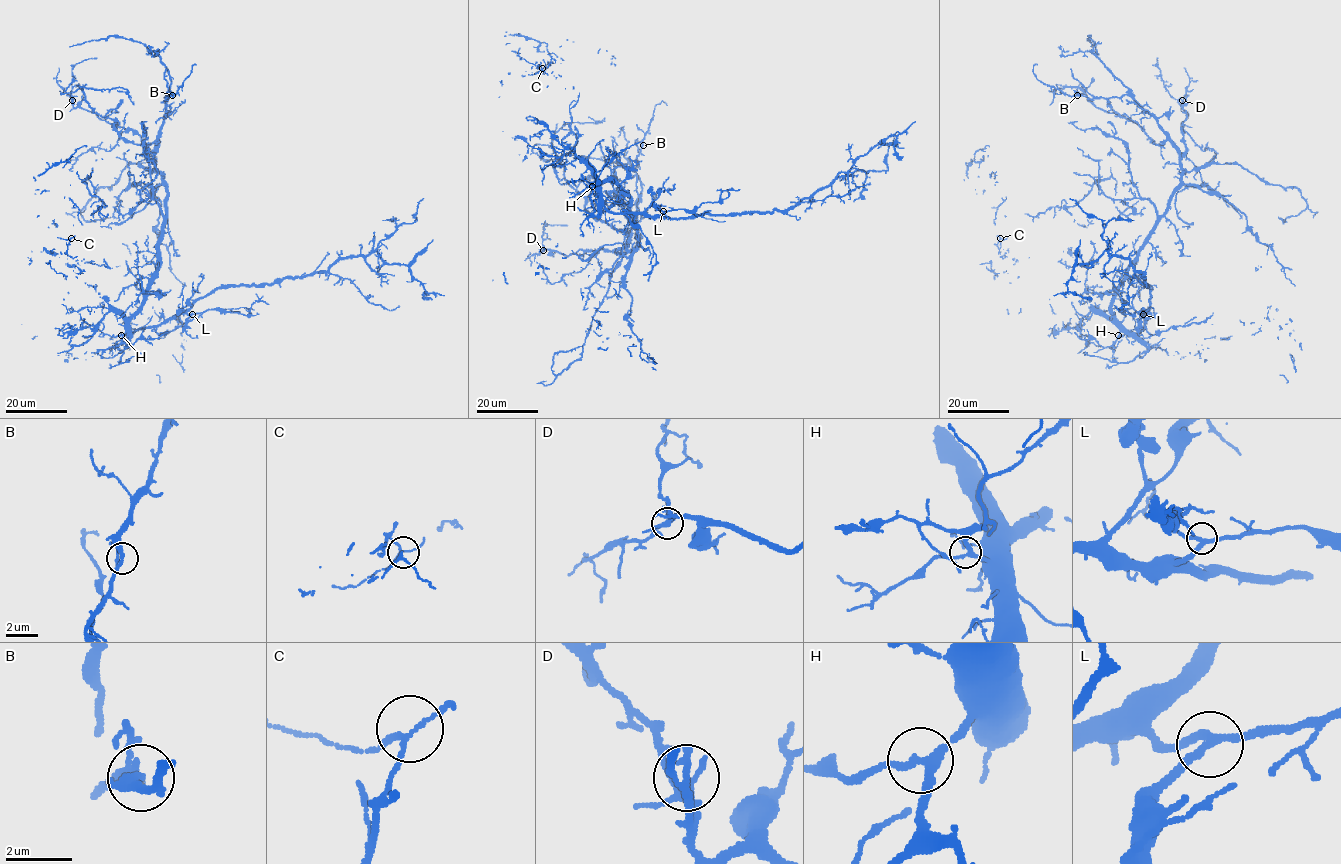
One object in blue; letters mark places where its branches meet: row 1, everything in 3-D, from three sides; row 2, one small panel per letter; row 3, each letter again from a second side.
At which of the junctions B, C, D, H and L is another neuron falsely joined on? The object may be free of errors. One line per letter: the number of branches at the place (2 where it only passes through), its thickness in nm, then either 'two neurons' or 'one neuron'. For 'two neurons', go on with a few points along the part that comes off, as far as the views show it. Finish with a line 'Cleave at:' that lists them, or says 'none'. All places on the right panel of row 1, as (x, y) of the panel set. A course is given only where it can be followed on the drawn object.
B: branches 3; calibre 200 nm; one neuron
C: branches 3; calibre 120 nm; one neuron
D: branches 3; calibre 240 nm; one neuron
H: branches 3; calibre 240 nm; one neuron
L: branches 3; calibre 240 nm; one neuron
Cleave at: none

